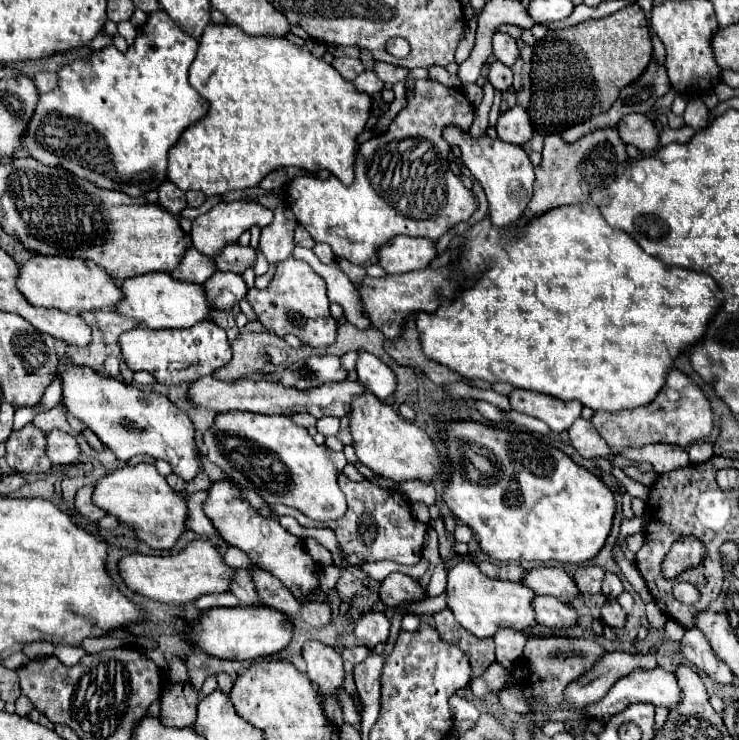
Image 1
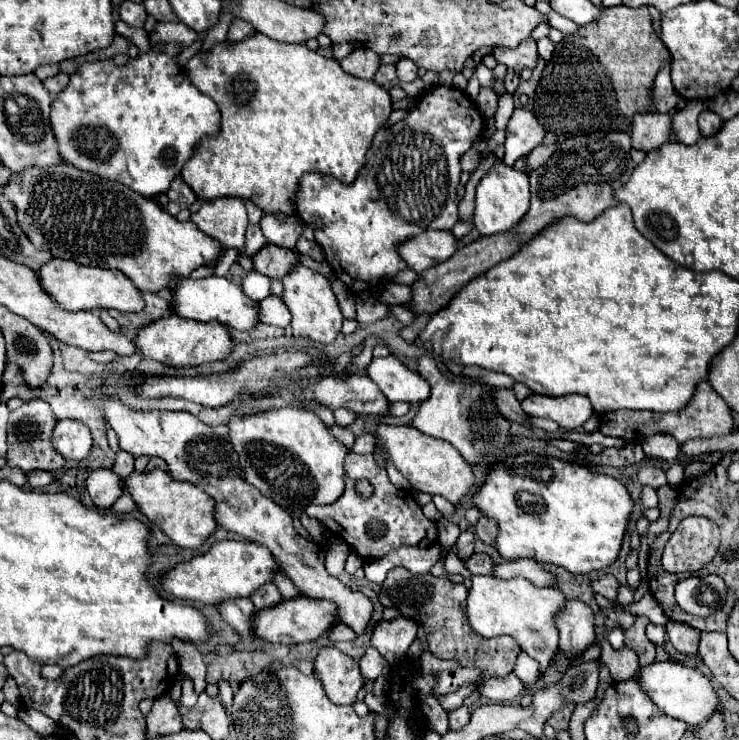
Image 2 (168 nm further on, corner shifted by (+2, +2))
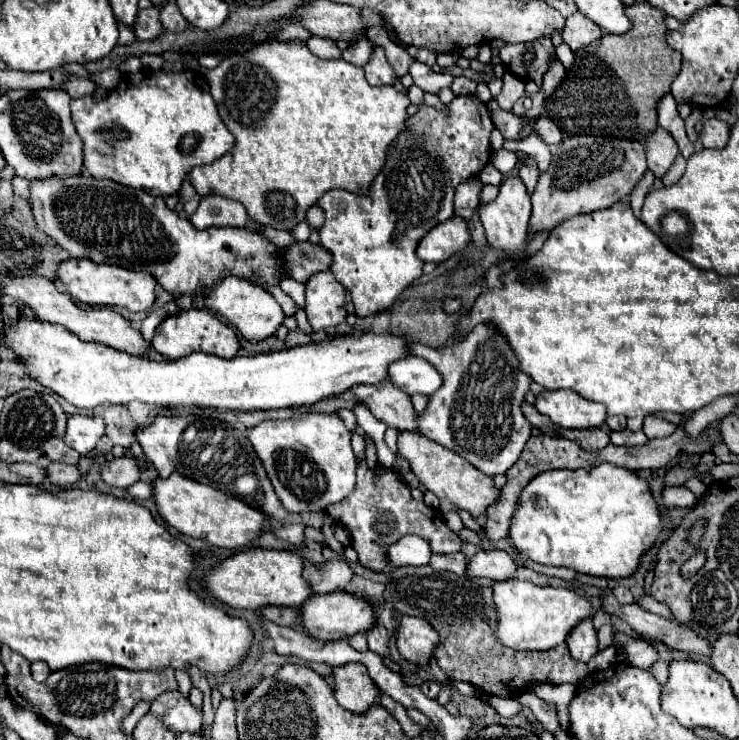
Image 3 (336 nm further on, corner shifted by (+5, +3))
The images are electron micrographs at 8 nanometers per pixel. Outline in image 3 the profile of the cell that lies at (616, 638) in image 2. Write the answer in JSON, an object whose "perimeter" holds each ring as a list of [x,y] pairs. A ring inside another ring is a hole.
{"perimeter":[[[610,645],[610,647],[606,647],[604,651],[600,651],[600,653],[594,655],[594,659],[592,659],[592,665],[594,665],[594,667],[590,667],[590,671],[606,669],[606,667],[610,667],[614,661],[616,661],[616,647]]]}

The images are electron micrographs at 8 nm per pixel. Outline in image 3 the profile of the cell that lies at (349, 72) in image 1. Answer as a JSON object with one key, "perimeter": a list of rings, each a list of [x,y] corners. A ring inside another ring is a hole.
{"perimeter":[[[382,47],[374,49],[370,63],[364,65],[364,73],[366,73],[366,79],[370,85],[394,85],[394,81],[398,79],[398,75],[386,61]]]}

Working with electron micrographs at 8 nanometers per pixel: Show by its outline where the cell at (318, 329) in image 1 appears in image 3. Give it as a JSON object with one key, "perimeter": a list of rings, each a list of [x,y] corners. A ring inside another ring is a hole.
{"perimeter":[[[330,271],[316,273],[306,283],[304,311],[314,331],[336,327],[346,319],[346,289]]]}

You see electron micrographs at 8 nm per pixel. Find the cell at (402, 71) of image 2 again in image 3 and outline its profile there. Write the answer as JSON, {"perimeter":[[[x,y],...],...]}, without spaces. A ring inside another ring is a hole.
{"perimeter":[[[418,61],[410,67],[410,75],[414,79],[414,85],[418,85],[422,91],[434,93],[434,95],[440,89],[450,87],[450,83],[454,79],[450,73],[436,73],[436,71],[432,71],[432,67],[428,67],[424,63],[418,63]]]}

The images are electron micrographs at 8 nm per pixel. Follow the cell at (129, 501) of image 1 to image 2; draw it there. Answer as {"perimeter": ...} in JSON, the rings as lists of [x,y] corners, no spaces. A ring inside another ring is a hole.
{"perimeter":[[[153,468],[151,472],[133,472],[123,480],[123,492],[127,492],[137,504],[139,512],[157,526],[173,544],[181,548],[199,548],[207,536],[215,530],[213,500],[189,482],[179,482],[167,472]]]}

